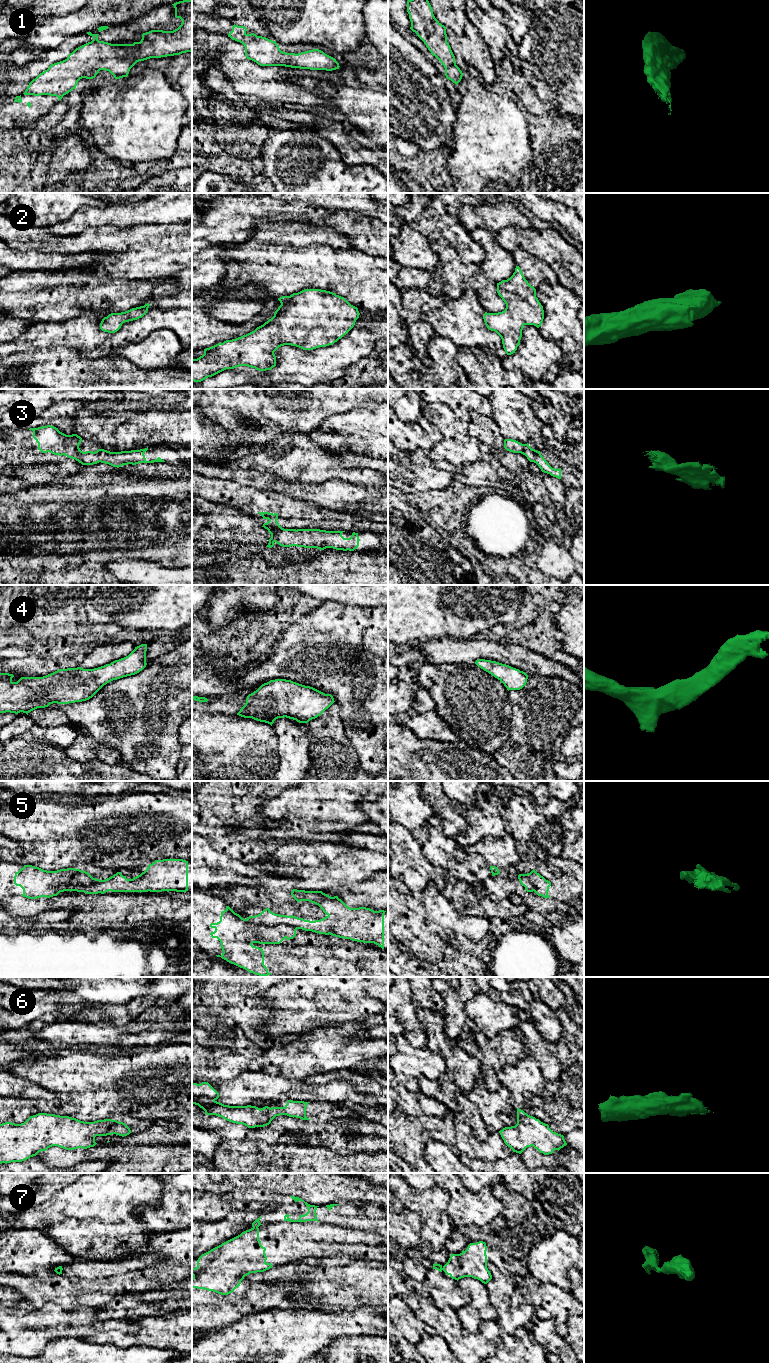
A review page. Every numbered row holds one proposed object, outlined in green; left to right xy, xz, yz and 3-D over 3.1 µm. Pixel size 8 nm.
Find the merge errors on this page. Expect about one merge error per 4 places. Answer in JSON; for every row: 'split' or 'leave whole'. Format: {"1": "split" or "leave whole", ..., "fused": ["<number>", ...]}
{"1": "leave whole", "2": "leave whole", "3": "leave whole", "4": "leave whole", "5": "split", "6": "leave whole", "7": "split", "fused": ["5", "7"]}

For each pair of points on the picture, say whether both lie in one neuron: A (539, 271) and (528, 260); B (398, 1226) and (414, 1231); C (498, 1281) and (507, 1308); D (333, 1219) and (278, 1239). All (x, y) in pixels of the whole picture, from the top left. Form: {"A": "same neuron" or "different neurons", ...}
{"A": "same neuron", "B": "same neuron", "C": "same neuron", "D": "different neurons"}

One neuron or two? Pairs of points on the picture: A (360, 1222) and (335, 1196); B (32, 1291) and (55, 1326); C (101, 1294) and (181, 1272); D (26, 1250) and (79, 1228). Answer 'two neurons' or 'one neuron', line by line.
A: two neurons
B: two neurons
C: one neuron
D: two neurons

